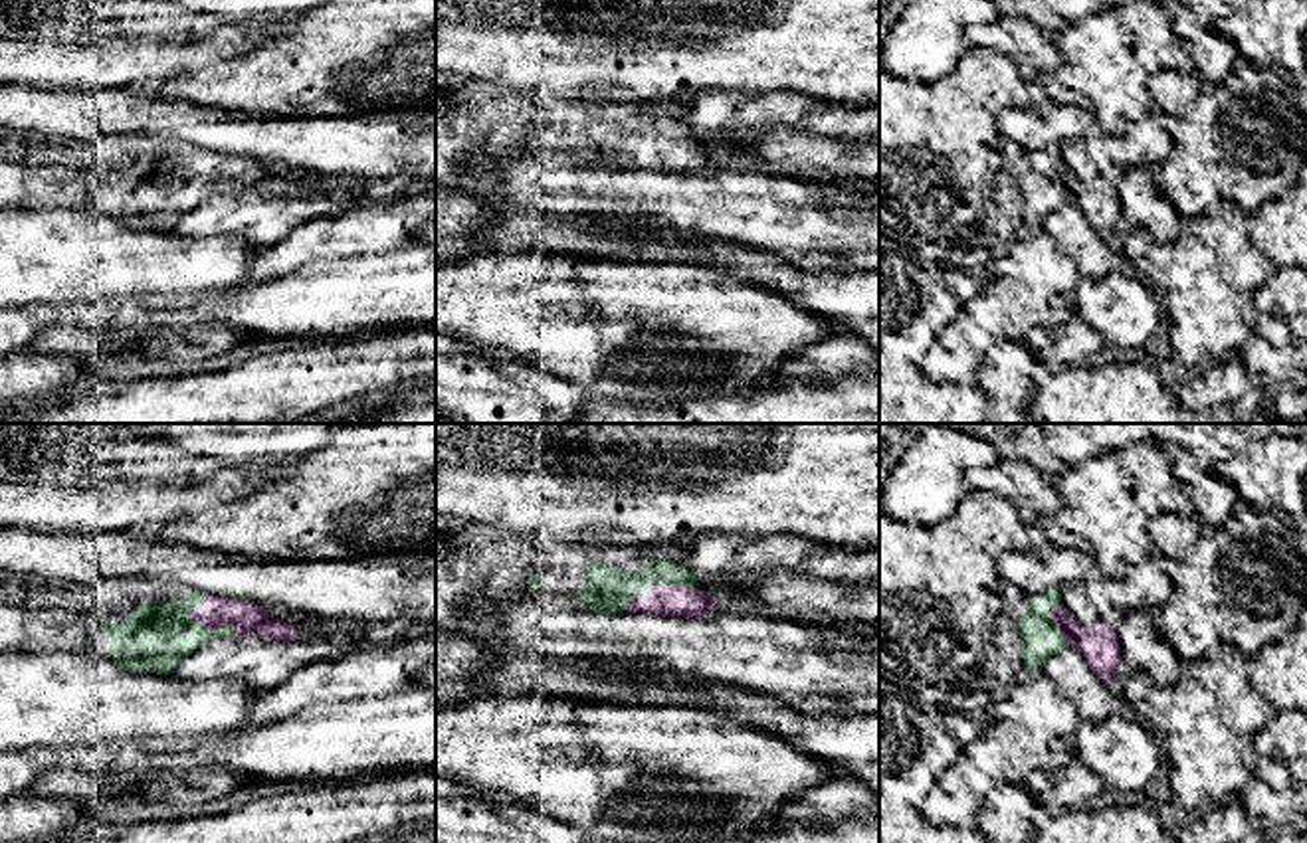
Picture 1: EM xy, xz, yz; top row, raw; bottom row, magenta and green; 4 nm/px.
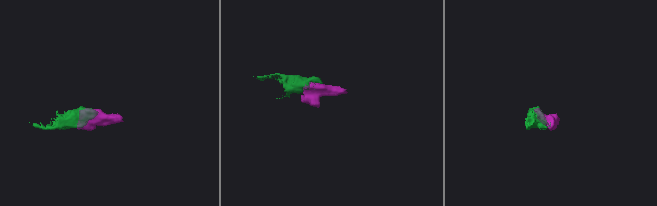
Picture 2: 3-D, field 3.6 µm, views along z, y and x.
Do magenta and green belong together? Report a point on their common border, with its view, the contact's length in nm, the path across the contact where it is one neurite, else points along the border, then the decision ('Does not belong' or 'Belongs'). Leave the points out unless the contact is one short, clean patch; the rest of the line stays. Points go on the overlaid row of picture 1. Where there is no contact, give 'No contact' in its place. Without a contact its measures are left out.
Touches magenta at xy (210, 628). Shared border 220 nm. Path across: xy (214, 610), (210, 628), (175, 628), (159, 636). Belongs

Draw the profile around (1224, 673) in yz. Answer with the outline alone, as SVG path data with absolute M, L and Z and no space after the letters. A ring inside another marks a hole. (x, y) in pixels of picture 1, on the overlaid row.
M1220 645L1198 661L1182 663L1182 675L1214 695L1220 718L1242 736L1257 734L1275 716L1275 708L1250 681L1250 657L1232 645Z

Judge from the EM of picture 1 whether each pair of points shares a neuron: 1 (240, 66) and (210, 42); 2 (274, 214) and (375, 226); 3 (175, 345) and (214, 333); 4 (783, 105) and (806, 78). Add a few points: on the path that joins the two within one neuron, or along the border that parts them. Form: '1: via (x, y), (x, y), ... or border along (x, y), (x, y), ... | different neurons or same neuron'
1: border along (272, 38), (240, 56), (187, 72) | different neurons
2: border along (357, 200), (298, 224), (274, 244) | different neurons
3: via (185, 345), (204, 341) | same neuron
4: border along (749, 95), (804, 93), (840, 103) | different neurons

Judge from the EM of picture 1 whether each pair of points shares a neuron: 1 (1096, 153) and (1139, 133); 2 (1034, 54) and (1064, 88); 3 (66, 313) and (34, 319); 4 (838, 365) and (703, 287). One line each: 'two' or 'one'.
1: one
2: two
3: one
4: two

